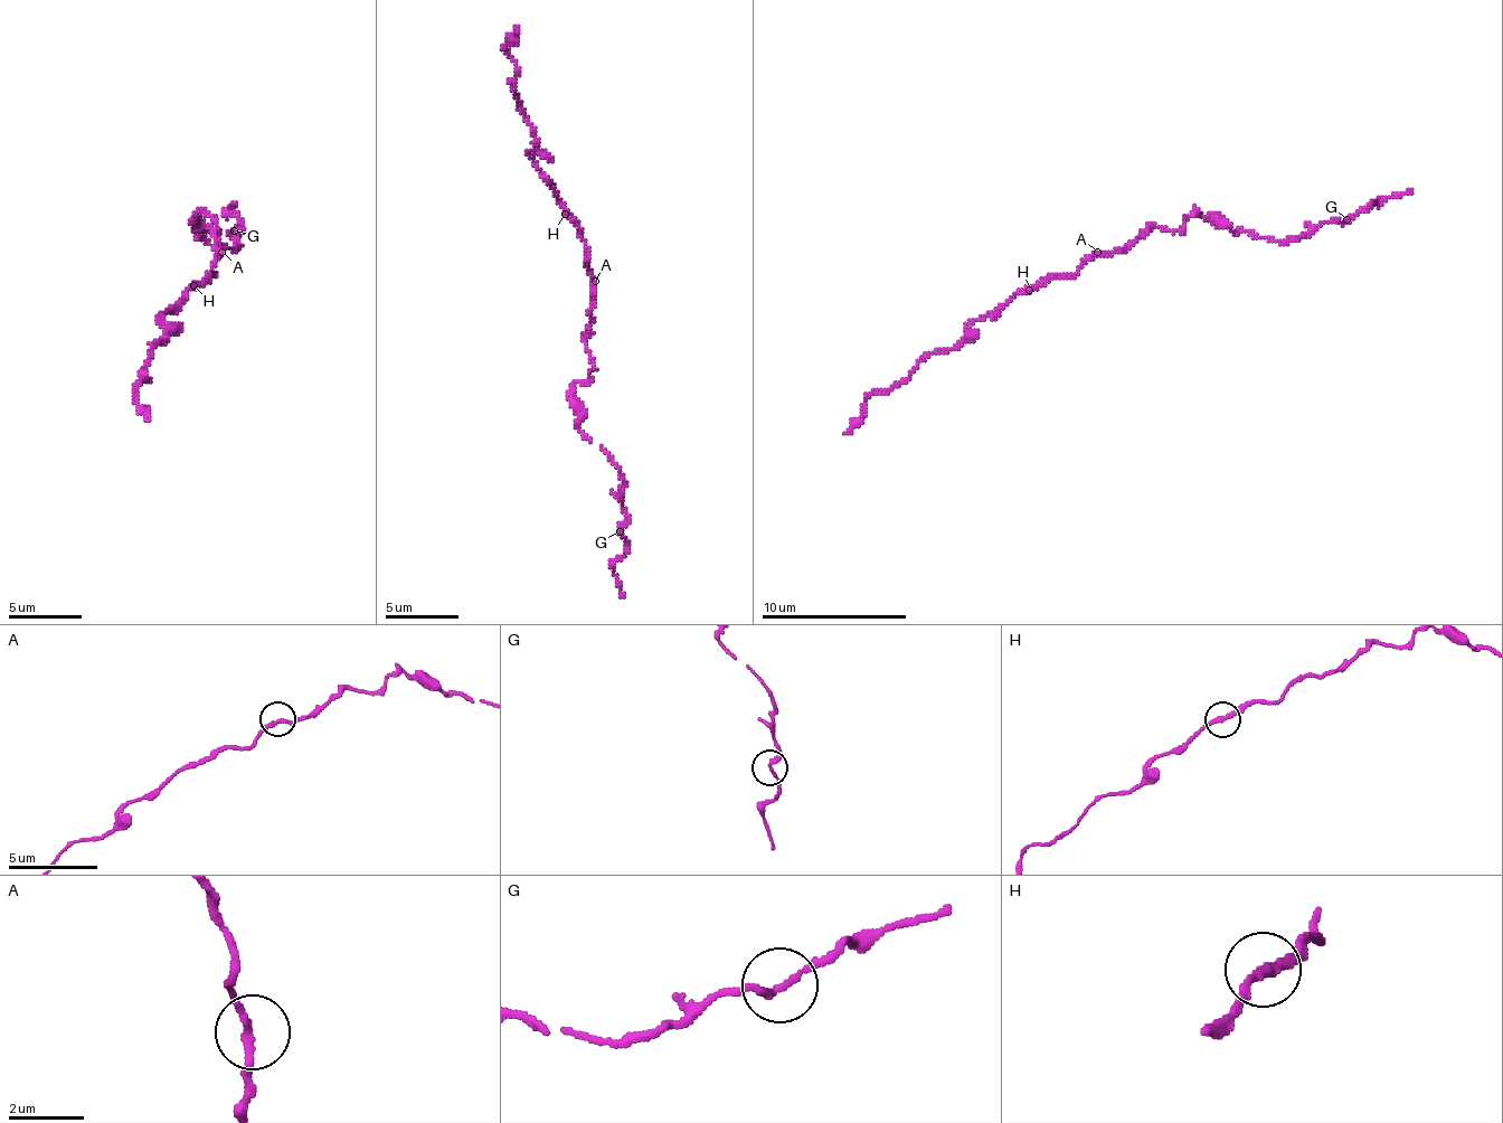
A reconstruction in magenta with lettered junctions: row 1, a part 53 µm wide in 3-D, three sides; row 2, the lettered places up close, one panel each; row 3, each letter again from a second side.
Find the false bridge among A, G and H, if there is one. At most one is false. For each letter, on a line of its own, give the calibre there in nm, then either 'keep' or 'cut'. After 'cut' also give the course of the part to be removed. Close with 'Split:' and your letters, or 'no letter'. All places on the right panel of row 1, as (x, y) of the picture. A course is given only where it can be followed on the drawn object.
A: calibre 200 nm; keep
G: calibre 200 nm; keep
H: calibre 200 nm; keep
Split: no letter

